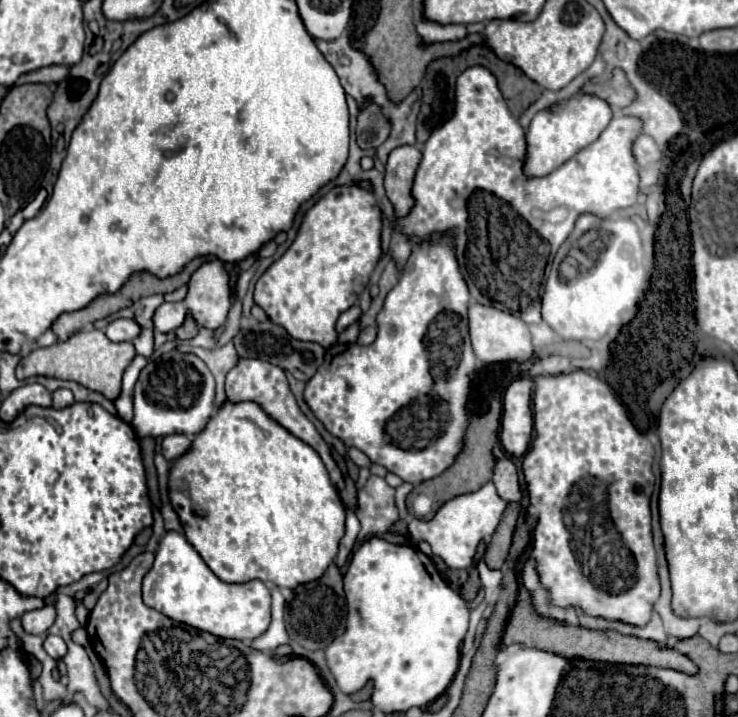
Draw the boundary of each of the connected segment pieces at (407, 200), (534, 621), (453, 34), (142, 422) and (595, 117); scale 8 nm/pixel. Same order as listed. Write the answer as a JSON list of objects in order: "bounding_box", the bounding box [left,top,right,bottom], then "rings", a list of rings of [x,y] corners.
[{"bounding_box":[385,148,421,216],"rings":[[[395,148],[385,164],[385,190],[395,206],[395,216],[405,216],[411,206],[411,186],[415,170],[421,162],[419,148]]]},{"bounding_box":[503,588,699,674],"rings":[[[519,588],[519,596],[517,596],[517,604],[511,612],[511,618],[507,622],[505,634],[503,634],[503,646],[509,646],[511,642],[519,642],[523,646],[531,646],[531,648],[541,648],[541,650],[551,650],[563,656],[571,656],[571,658],[585,658],[585,660],[601,660],[601,662],[611,662],[611,664],[645,664],[645,666],[659,666],[659,668],[673,668],[685,674],[697,674],[699,668],[697,664],[677,652],[675,648],[667,648],[661,646],[655,640],[645,640],[645,638],[637,638],[637,636],[623,636],[615,630],[589,630],[589,628],[581,628],[581,626],[569,626],[569,624],[561,624],[553,618],[543,618],[541,614],[537,614],[537,610],[533,608],[531,602],[531,592],[527,588]]]},{"bounding_box":[415,18,467,44],"rings":[[[421,18],[415,22],[417,34],[423,38],[425,44],[435,42],[457,42],[467,36],[465,26],[435,26],[435,22],[423,22]]]},{"bounding_box":[131,352,215,438],"rings":[[[161,352],[149,358],[149,364],[143,368],[135,388],[133,388],[133,406],[135,418],[131,426],[143,436],[169,436],[185,434],[195,438],[205,430],[207,422],[213,416],[215,400],[215,380],[207,370],[205,362],[193,354]]]},{"bounding_box":[525,94,613,176],"rings":[[[573,94],[567,100],[555,102],[531,120],[527,130],[527,160],[525,160],[525,174],[527,176],[545,176],[575,156],[581,148],[589,146],[599,138],[599,134],[609,126],[613,118],[611,106],[607,100],[593,96],[593,94]]]}]

